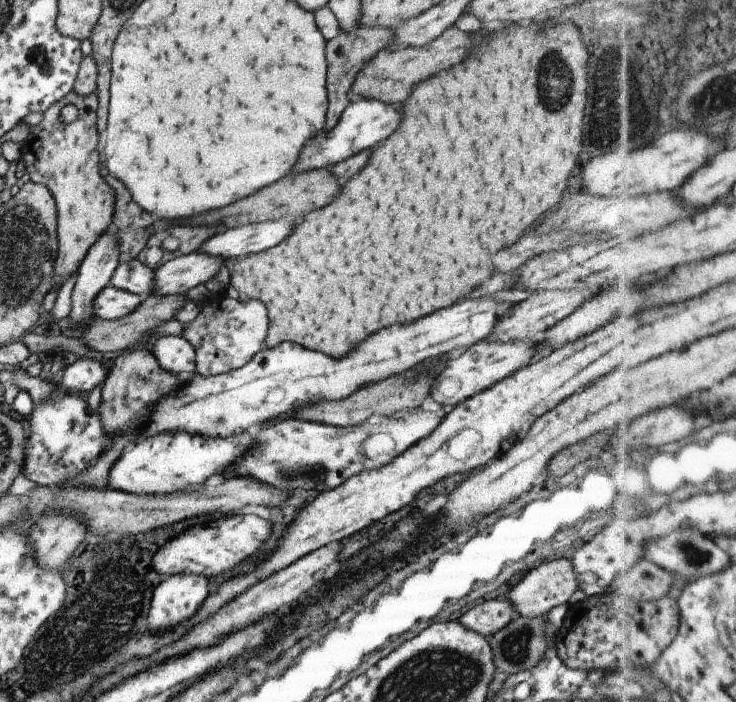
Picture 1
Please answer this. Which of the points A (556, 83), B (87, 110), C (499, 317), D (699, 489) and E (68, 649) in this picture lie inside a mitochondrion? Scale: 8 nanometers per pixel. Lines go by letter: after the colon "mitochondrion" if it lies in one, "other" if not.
A: mitochondrion
B: other
C: other
D: other
E: mitochondrion

